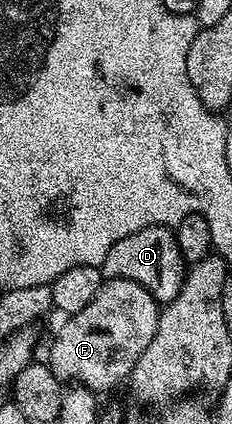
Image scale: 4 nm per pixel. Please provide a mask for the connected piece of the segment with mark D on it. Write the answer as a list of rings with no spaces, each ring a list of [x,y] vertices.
[[[151,226],[134,232],[134,236],[126,236],[126,240],[118,240],[118,244],[110,248],[110,256],[106,256],[102,273],[105,279],[134,280],[142,284],[142,288],[146,288],[146,292],[150,292],[156,302],[167,304],[184,287],[186,263],[179,252],[175,233],[167,226]]]

